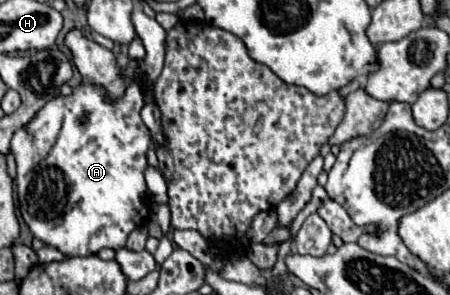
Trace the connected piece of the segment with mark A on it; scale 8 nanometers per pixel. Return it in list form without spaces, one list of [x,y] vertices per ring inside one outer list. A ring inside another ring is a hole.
[[[130,61],[124,69],[127,88],[124,95],[114,103],[108,103],[104,99],[104,91],[88,81],[82,81],[78,87],[74,87],[74,93],[68,97],[52,98],[50,101],[58,101],[58,111],[62,111],[60,135],[52,151],[48,153],[48,159],[44,159],[44,163],[40,163],[36,171],[28,173],[16,185],[20,213],[32,235],[46,245],[56,247],[64,255],[86,257],[96,255],[104,247],[118,251],[126,245],[126,237],[142,221],[150,219],[150,209],[146,203],[148,189],[144,181],[144,169],[148,167],[146,151],[150,147],[150,135],[140,119],[144,95],[140,85],[134,81],[134,67],[136,63]]]

